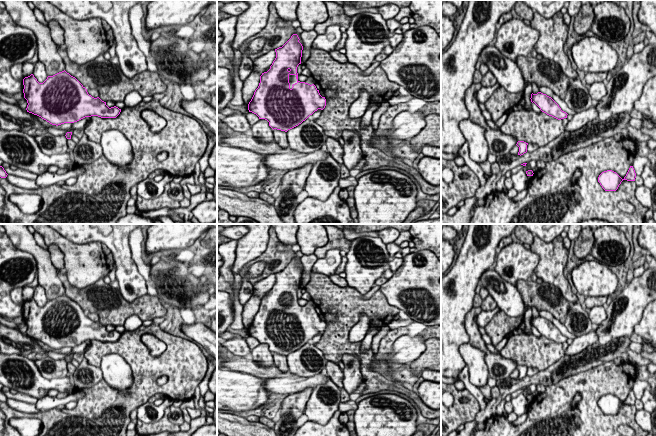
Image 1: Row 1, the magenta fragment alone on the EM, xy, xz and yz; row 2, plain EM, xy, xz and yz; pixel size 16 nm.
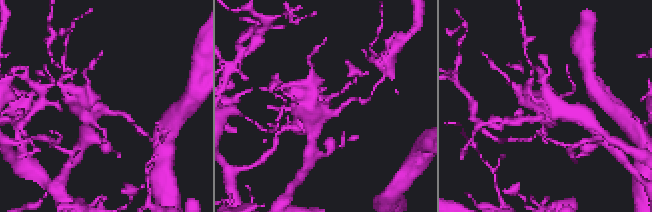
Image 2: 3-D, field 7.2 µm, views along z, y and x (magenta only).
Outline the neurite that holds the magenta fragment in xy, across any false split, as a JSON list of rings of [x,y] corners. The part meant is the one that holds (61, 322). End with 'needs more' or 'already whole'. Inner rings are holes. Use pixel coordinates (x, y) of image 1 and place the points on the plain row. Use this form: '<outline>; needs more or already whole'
[[[65,294],[53,300],[48,300],[43,307],[39,307],[31,298],[23,303],[23,317],[27,324],[27,336],[46,344],[52,349],[74,347],[85,341],[98,340],[101,342],[116,342],[121,333],[114,330],[109,332],[106,326],[99,321],[94,322],[88,318],[87,313]]]; already whole

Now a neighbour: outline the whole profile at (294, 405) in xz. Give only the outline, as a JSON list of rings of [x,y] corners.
[[[308,388],[302,392],[289,394],[281,404],[281,417],[291,416],[296,421],[303,415],[312,391],[312,388]]]

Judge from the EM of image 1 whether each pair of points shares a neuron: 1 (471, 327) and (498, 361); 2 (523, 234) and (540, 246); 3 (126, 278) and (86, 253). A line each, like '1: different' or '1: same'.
1: same
2: different
3: different

